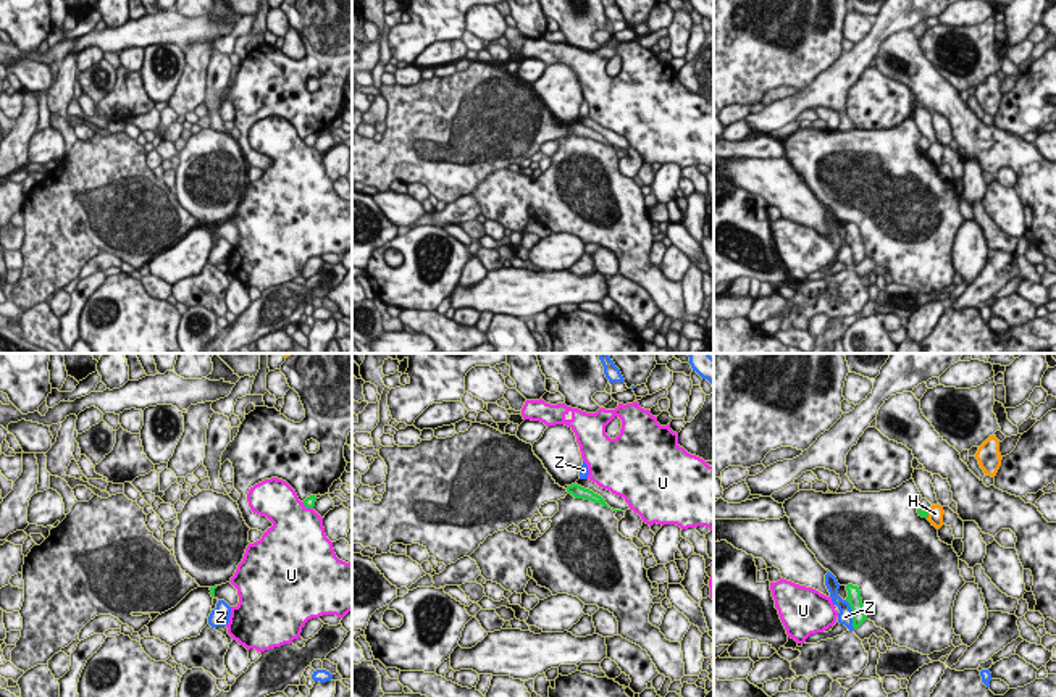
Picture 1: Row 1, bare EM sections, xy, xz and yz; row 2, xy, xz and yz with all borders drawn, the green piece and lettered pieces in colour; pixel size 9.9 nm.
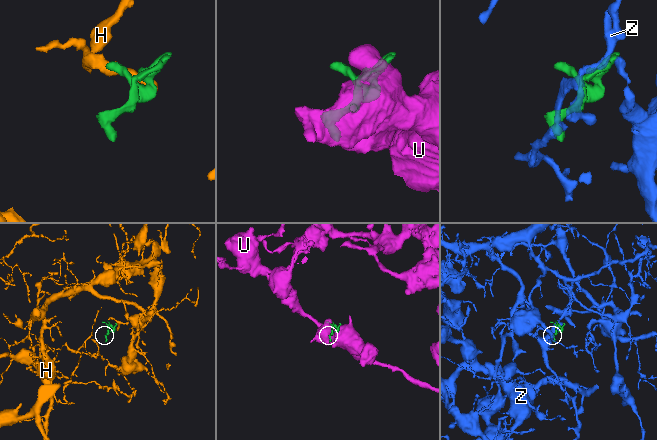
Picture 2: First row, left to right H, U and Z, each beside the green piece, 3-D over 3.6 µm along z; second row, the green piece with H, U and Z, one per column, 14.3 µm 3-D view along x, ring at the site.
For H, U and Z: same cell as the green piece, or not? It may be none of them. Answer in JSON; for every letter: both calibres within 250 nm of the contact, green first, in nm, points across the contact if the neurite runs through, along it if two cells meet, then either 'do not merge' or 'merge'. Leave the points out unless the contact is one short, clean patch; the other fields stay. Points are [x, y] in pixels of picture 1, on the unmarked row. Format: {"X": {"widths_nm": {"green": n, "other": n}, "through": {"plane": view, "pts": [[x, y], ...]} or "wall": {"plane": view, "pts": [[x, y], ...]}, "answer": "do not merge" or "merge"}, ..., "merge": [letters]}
{"H": {"widths_nm": {"green": 60, "other": 160}, "wall": {"plane": "yz", "pts": [[929, 152], [927, 157]]}, "answer": "do not merge"}, "U": {"widths_nm": {"green": 120, "other": 480}, "answer": "do not merge"}, "Z": {"widths_nm": {"green": 140, "other": 160}, "wall": {"plane": "yz", "pts": [[845, 239], [851, 249], [851, 263], [854, 267]]}, "answer": "do not merge"}, "merge": []}

